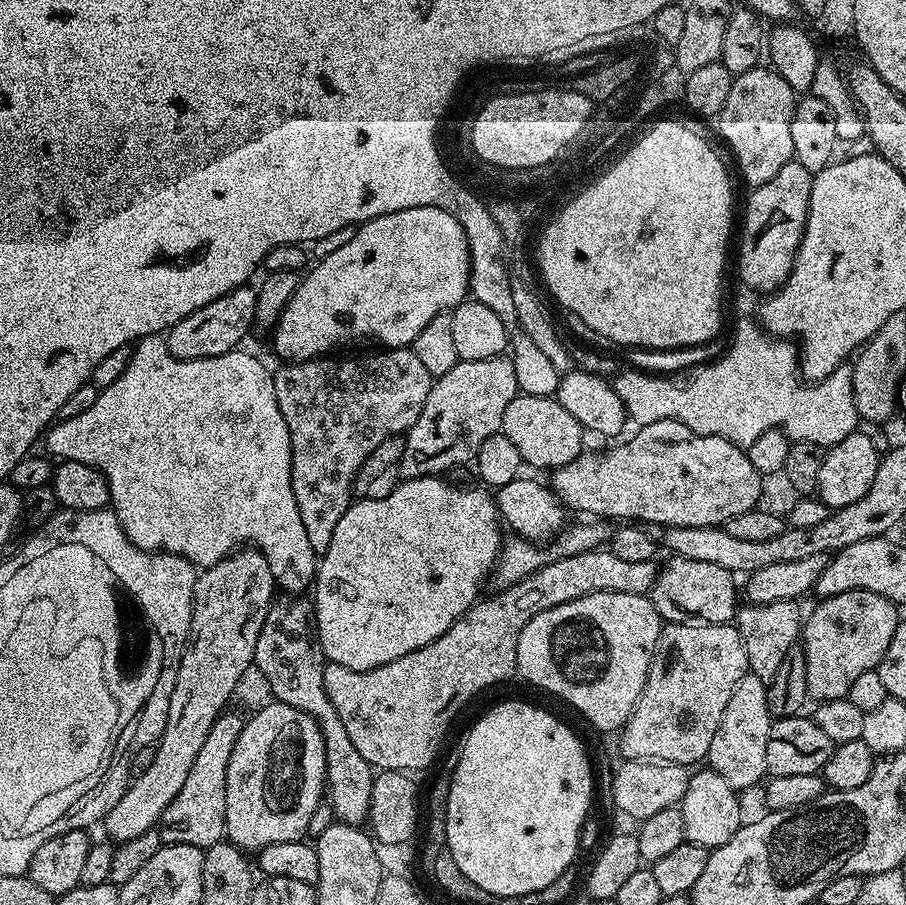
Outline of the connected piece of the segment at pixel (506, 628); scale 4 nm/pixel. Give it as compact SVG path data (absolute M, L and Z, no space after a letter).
M607 550L570 554L570 558L558 558L534 570L534 574L522 578L522 582L493 591L493 596L485 595L477 599L476 603L466 610L466 614L462 614L462 618L458 618L458 622L454 622L454 626L450 626L450 630L442 634L442 638L394 662L386 662L386 666L378 666L374 670L350 670L346 666L325 663L326 694L330 702L334 702L334 710L338 710L342 726L346 726L350 742L354 742L354 750L358 750L358 754L362 754L362 758L366 758L366 762L372 765L373 769L416 774L419 768L428 768L435 762L436 755L440 752L440 743L443 742L456 711L471 696L478 695L483 688L488 688L491 684L500 684L508 675L516 672L518 638L526 622L530 622L534 614L542 614L542 610L550 610L554 606L572 602L595 592L648 596L652 590L652 583L656 580L657 571L656 560L625 562L622 558L614 558L614 554Z

